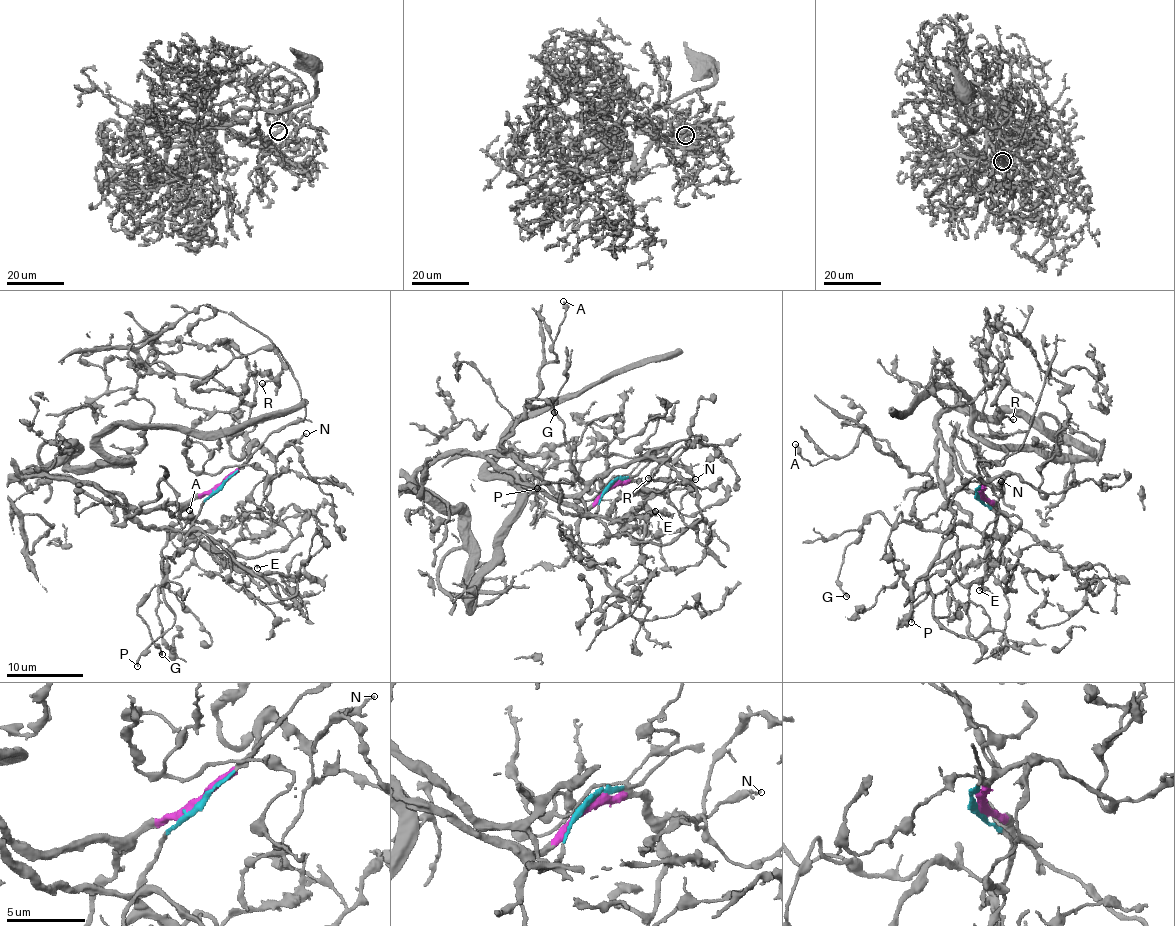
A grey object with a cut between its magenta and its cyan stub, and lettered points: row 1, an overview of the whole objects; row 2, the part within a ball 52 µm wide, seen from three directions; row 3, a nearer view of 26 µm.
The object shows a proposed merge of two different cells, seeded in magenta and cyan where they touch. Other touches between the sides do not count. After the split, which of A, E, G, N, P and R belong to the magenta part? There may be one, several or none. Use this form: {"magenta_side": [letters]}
{"magenta_side": ["A", "G", "N", "R"]}

